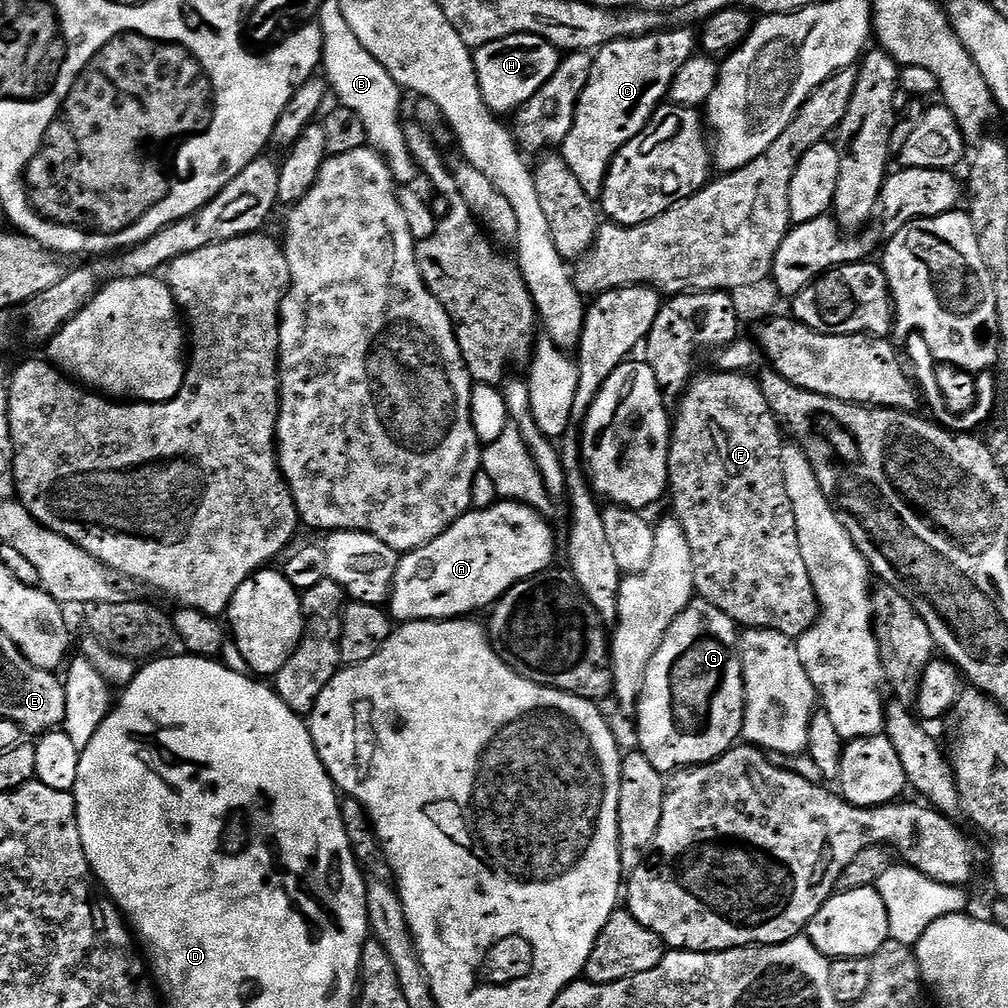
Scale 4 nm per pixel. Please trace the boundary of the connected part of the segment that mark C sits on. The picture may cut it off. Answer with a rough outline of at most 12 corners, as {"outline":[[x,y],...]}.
{"outline":[[688,26],[593,55],[562,155],[599,201],[693,56]]}

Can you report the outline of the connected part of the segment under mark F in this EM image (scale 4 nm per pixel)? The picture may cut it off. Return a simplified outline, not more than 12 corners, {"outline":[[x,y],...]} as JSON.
{"outline":[[697,375],[668,445],[699,599],[799,638],[814,586],[782,425]]}

